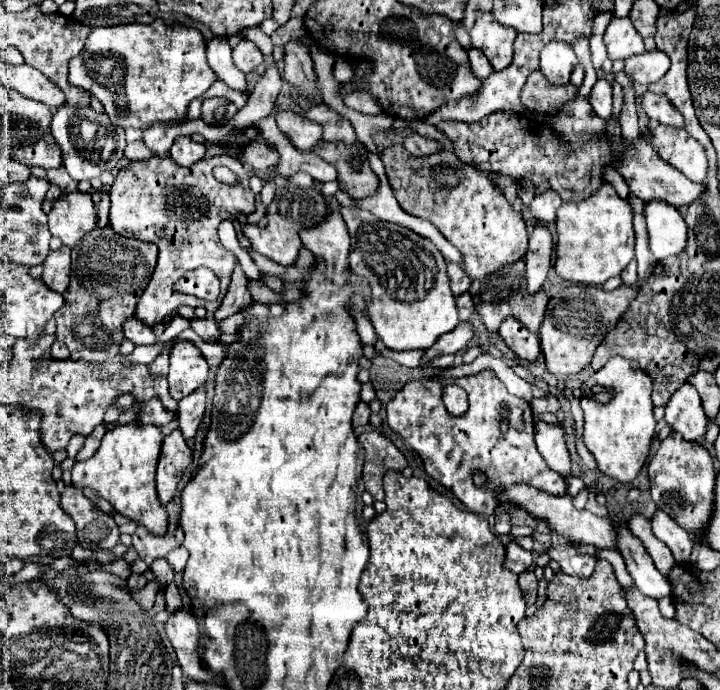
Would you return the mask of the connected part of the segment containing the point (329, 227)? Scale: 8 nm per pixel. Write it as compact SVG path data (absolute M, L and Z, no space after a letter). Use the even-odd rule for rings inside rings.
M326 198L326 202L328 202L328 214L316 226L300 230L300 238L302 244L308 250L312 250L316 258L324 258L328 280L344 284L342 272L348 266L350 236L340 216L338 202L334 198Z

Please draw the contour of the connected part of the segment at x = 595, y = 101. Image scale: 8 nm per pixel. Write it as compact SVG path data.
M598 78L598 82L594 84L588 100L590 100L594 112L602 120L608 120L610 118L610 114L612 114L612 86L610 86L608 80Z

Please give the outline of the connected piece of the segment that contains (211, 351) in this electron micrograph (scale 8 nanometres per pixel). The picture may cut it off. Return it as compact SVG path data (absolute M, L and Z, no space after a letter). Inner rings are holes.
M188 328L175 337L178 340L188 340L195 344L202 352L210 366L219 366L220 362L228 355L227 344L207 343L203 341L191 328Z

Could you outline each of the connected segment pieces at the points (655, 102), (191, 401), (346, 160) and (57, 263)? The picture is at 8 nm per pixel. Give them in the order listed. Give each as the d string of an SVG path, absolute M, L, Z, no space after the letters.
M644 92L642 96L644 110L650 118L658 120L664 126L674 126L674 128L684 128L684 118L680 112L672 106L672 102L664 94L654 94L654 92Z
M204 386L178 402L178 428L186 440L192 440L196 436L196 430L204 416L204 406L206 406Z
M330 142L328 146L316 146L314 154L338 170L338 184L346 194L364 198L376 192L378 178L370 168L368 150L362 142Z
M62 246L56 252L50 252L44 260L44 272L42 272L44 284L52 288L54 292L64 292L68 288L70 280L70 248Z

